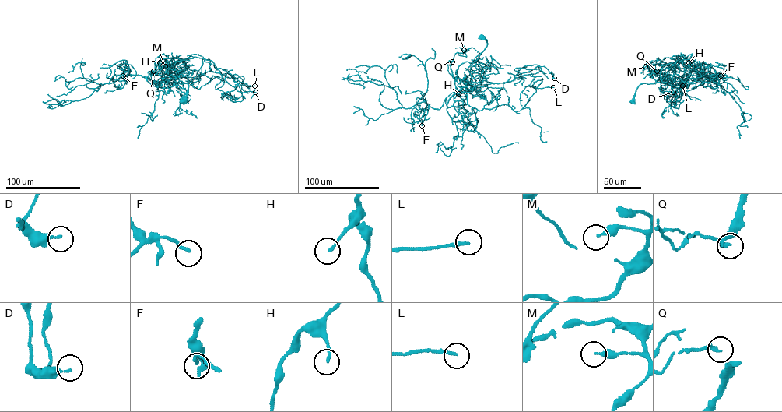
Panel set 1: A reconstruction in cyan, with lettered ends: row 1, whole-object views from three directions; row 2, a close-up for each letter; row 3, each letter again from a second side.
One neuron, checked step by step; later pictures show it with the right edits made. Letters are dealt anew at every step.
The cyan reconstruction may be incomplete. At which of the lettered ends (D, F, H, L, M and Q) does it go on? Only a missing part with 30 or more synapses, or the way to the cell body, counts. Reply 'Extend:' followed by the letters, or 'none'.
Extend: none

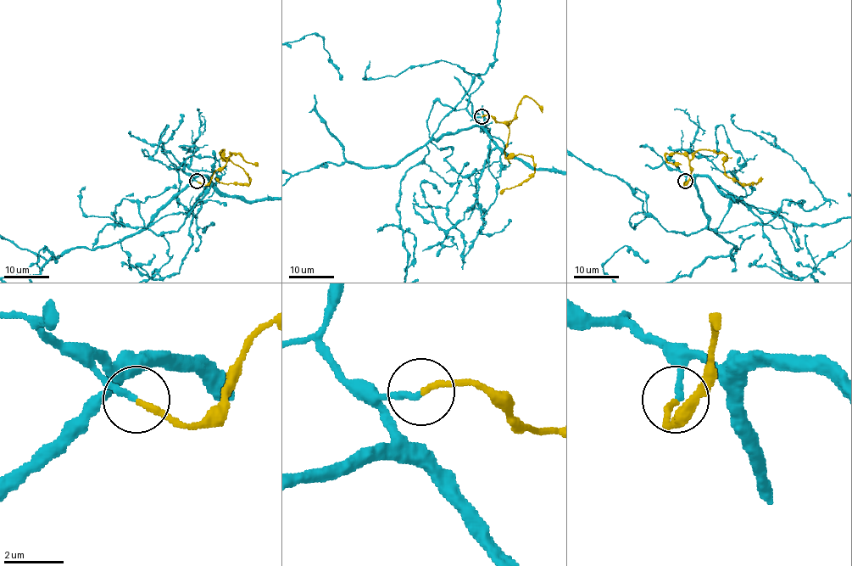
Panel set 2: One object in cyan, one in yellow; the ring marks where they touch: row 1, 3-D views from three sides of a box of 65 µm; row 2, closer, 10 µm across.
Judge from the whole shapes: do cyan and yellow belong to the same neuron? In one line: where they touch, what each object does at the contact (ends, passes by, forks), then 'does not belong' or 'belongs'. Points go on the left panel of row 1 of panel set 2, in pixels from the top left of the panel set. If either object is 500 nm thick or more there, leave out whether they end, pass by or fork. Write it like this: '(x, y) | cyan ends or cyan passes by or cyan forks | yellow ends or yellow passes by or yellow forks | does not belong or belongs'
(197, 181) | cyan ends | yellow ends | does not belong

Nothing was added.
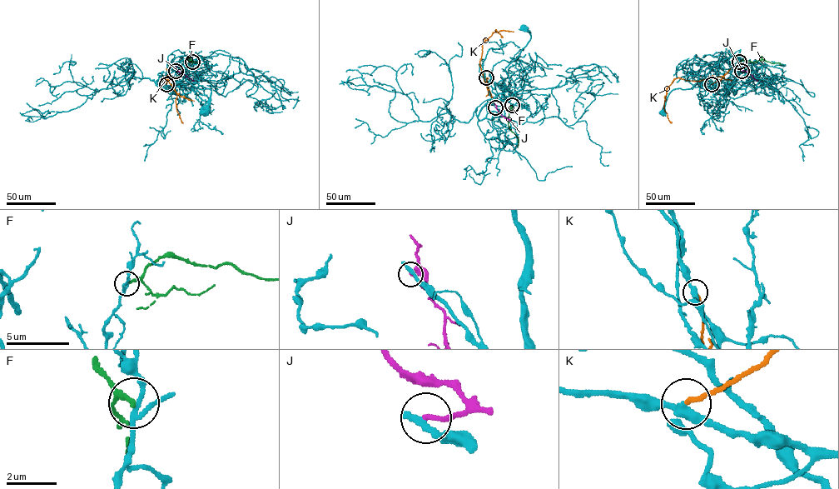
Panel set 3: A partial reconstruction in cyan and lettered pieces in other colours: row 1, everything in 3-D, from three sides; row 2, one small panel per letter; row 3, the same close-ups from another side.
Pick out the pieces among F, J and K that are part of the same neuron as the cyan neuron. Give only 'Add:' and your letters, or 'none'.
Add: none

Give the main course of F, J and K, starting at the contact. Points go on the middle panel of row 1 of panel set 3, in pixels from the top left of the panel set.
F: (512, 105), (508, 123), (518, 138), (518, 147)
J: (495, 107), (498, 113), (513, 123)
K: (486, 77), (489, 90), (479, 65), (482, 45), (497, 32), (495, 30), (503, 37)

